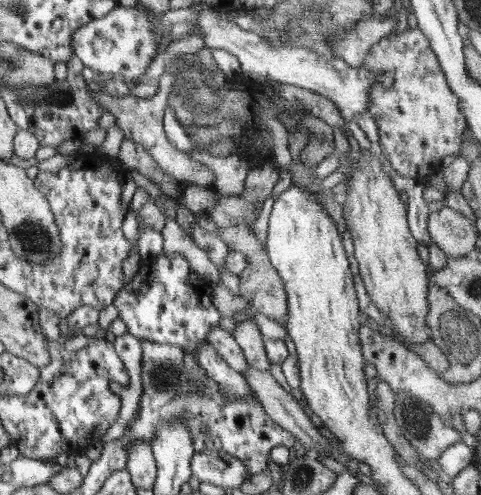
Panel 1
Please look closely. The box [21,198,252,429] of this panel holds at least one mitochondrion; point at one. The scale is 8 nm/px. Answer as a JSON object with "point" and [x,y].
{"point":[166,376]}

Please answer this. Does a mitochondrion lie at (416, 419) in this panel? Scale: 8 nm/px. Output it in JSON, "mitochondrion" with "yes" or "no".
{"mitochondrion":"yes"}

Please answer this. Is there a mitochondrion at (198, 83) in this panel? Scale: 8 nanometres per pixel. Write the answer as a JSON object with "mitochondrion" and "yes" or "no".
{"mitochondrion":"yes"}

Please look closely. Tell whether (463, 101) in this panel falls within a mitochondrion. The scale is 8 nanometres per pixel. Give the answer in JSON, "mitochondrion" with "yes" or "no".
{"mitochondrion":"no"}

